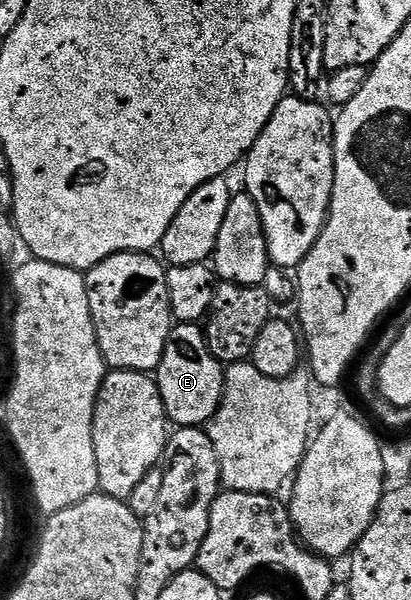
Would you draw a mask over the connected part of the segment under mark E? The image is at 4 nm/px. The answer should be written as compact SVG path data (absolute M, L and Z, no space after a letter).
M178 324L170 333L166 351L156 371L166 416L175 427L205 427L214 419L225 396L226 370L210 350L205 329L198 324Z

